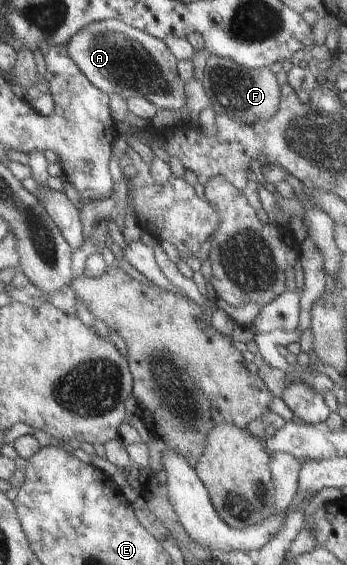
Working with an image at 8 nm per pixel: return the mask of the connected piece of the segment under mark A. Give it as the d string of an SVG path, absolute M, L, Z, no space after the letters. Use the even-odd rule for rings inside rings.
M102 19L77 30L65 47L73 65L94 88L107 95L119 94L125 99L141 96L159 110L169 110L176 115L181 113L186 117L184 83L176 72L178 61L161 40L123 22Z

